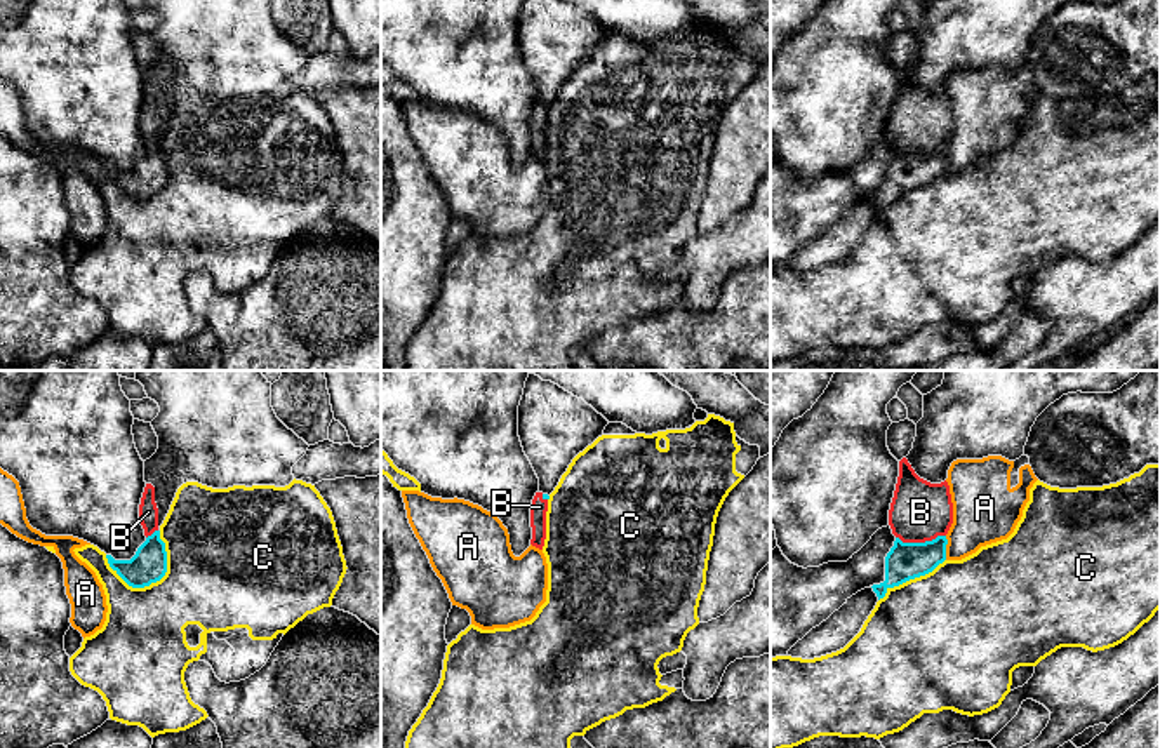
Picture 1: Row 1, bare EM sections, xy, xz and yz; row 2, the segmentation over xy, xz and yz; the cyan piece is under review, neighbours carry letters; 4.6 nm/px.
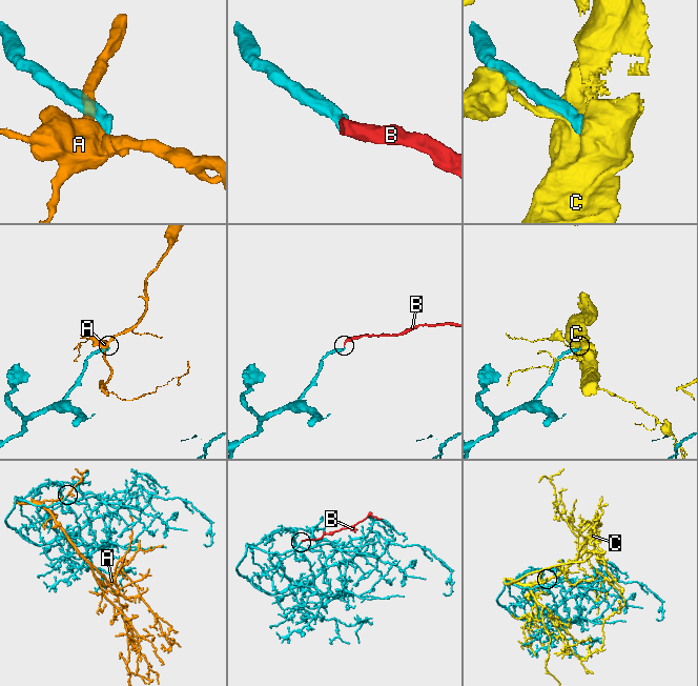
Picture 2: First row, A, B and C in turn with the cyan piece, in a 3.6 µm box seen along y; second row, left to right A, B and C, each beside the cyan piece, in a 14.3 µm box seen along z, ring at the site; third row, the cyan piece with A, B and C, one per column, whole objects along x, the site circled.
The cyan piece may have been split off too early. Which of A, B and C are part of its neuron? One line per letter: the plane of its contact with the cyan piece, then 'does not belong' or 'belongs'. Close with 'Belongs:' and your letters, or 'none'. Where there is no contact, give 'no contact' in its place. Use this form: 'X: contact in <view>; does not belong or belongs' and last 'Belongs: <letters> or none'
A: contact in yz; does not belong
B: contact in yz; belongs
C: contact in xy; does not belong
Belongs: B

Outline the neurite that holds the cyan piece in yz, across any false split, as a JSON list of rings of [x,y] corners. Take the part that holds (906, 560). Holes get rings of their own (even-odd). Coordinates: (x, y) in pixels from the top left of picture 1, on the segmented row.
[[[903,457],[889,510],[896,541],[885,557],[885,581],[871,586],[878,600],[889,588],[925,576],[946,560],[946,534],[951,524],[953,503],[948,482],[930,484],[920,478]]]

